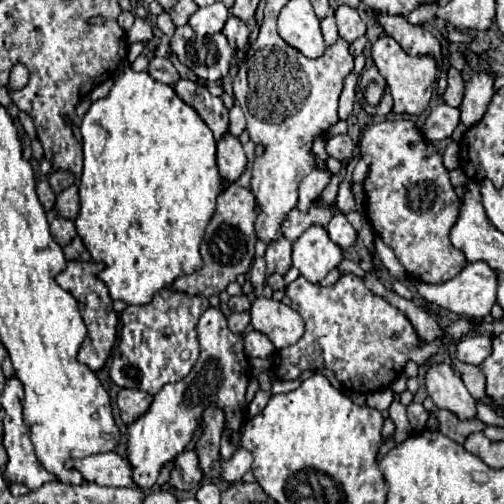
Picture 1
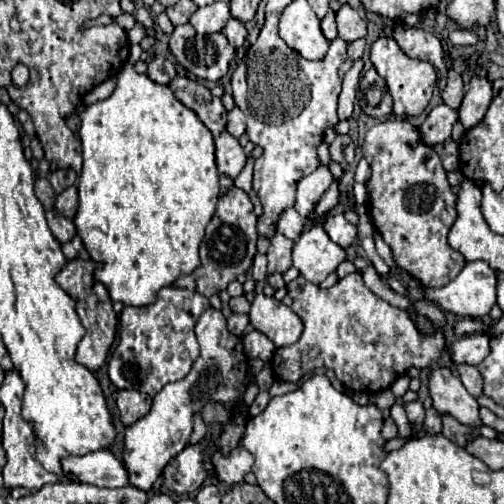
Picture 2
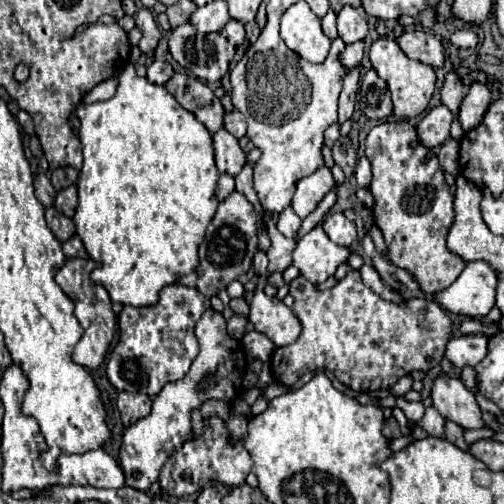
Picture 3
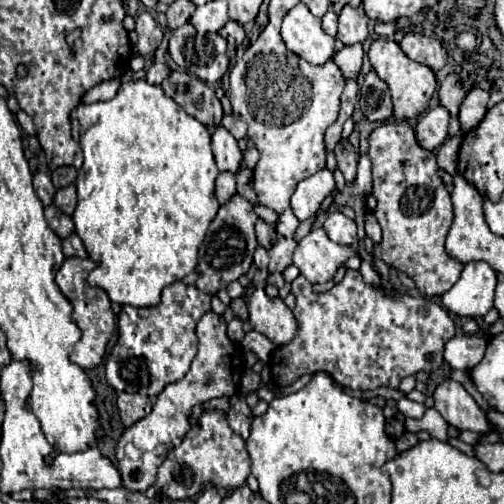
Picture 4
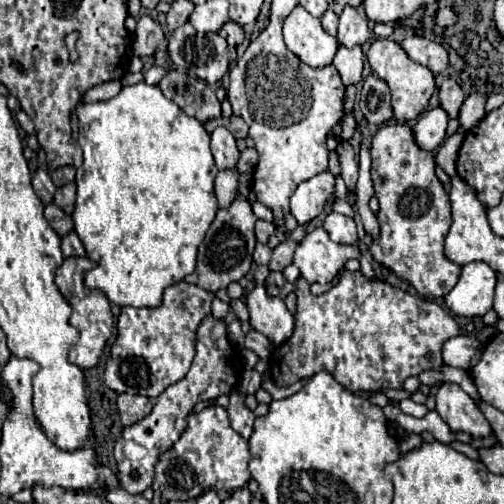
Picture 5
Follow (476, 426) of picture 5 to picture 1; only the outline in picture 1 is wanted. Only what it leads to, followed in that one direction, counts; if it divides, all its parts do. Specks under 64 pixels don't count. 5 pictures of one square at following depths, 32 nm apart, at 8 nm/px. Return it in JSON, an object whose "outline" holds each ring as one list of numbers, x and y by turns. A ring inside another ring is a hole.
{"outline":[[450,364,430,366,426,372,426,392,438,410,450,410,460,420,476,420,476,400,466,390]]}

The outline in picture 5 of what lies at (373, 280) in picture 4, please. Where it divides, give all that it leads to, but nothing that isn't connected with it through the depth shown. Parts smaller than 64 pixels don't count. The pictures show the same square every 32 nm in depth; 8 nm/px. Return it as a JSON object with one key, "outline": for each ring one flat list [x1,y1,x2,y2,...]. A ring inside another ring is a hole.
{"outline":[[314,228,298,244,294,264,300,268,302,278,306,278,306,282,328,284,338,276,340,270,344,270,344,264,350,258,356,258,360,262,360,271,366,277,376,278,370,257,360,254,356,246,332,242,324,228]]}

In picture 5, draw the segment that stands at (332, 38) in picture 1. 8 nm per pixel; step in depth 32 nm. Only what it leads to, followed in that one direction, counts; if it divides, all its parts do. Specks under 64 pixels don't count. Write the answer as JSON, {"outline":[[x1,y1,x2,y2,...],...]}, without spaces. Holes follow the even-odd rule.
{"outline":[[326,10,326,12,324,12,324,16,320,18,320,22,322,22,322,28,324,28,328,34,336,36,336,28,338,28,338,16,336,16,332,10]]}

